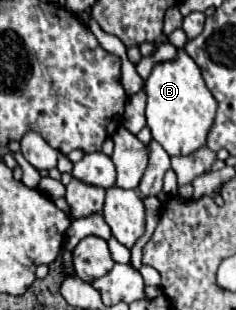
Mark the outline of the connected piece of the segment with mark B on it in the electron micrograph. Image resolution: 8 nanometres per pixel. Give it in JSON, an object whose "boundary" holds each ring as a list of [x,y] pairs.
{"boundary":[[[179,48],[179,56],[175,60],[153,68],[143,90],[147,94],[147,126],[151,128],[153,140],[159,142],[169,156],[193,154],[205,146],[207,134],[215,122],[217,100],[205,86],[199,66],[183,48]]]}

